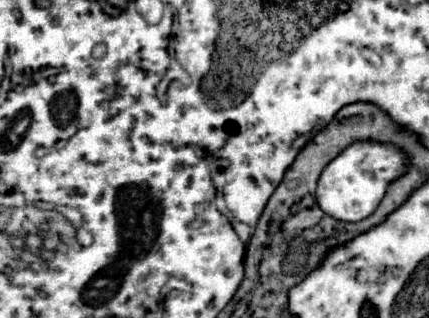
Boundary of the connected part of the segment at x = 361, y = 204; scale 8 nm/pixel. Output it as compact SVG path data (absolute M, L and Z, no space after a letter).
M357 141L349 145L341 155L337 155L335 161L331 161L319 179L317 185L317 203L319 207L343 221L361 221L363 217L369 217L379 201L385 195L385 189L391 181L395 181L399 175L403 175L407 169L407 157L395 149L393 145L383 145L375 141Z

